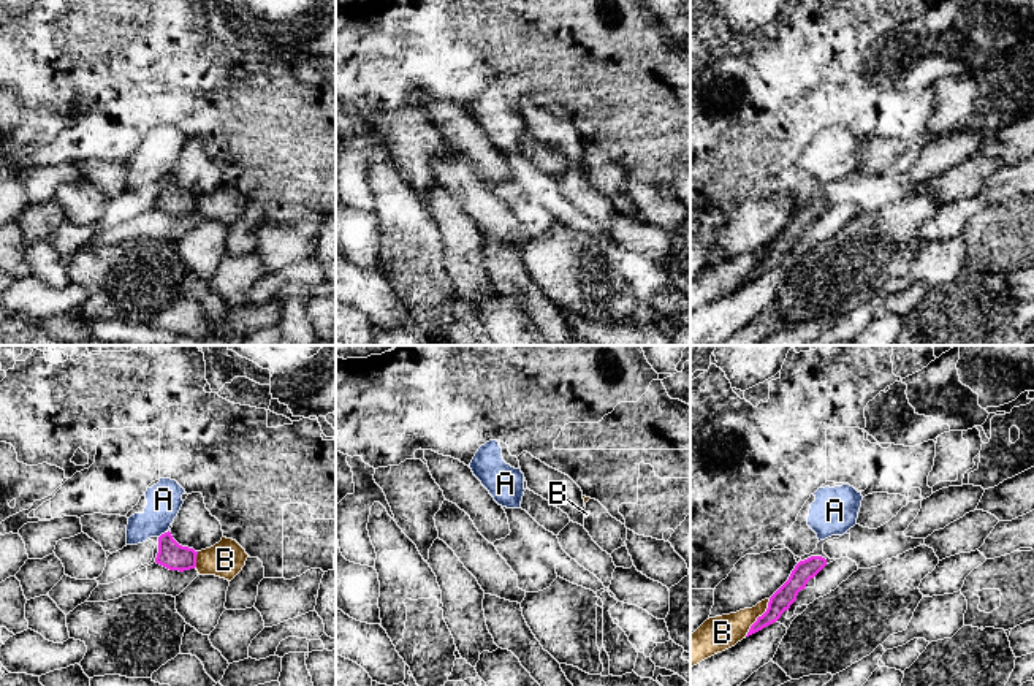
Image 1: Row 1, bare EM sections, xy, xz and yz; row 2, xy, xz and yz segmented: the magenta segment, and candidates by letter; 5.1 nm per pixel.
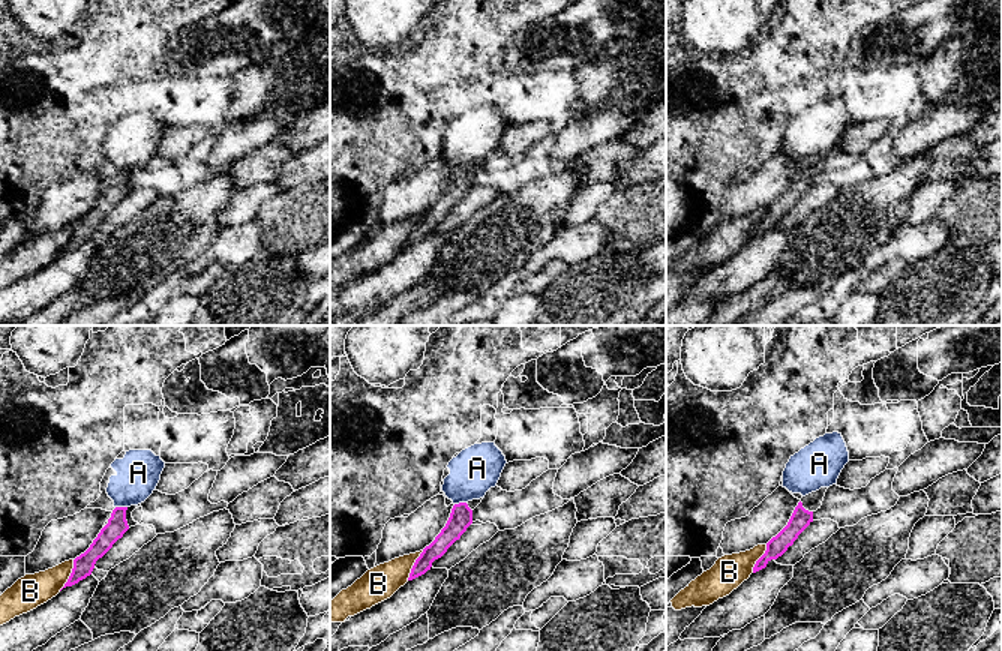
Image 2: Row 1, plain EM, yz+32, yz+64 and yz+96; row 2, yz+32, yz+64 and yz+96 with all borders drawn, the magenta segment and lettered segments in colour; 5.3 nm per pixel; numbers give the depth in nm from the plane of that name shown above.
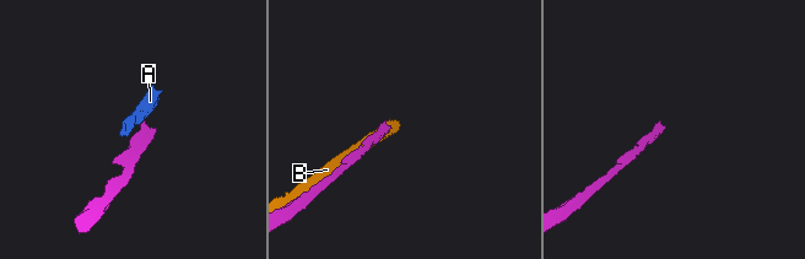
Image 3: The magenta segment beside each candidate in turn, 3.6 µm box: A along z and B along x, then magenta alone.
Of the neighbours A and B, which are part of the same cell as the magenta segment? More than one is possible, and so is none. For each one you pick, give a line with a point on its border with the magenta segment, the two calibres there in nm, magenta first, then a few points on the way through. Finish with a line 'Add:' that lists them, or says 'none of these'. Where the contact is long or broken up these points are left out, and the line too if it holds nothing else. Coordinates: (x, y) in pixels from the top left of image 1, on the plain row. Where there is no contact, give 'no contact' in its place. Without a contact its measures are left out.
Add: none of these

